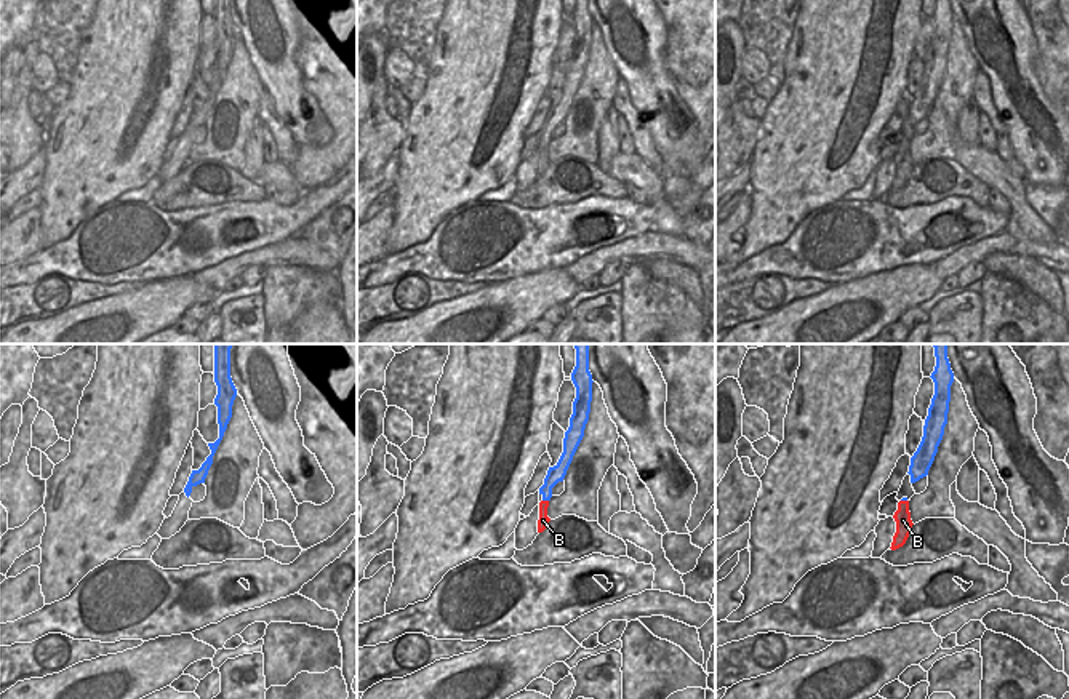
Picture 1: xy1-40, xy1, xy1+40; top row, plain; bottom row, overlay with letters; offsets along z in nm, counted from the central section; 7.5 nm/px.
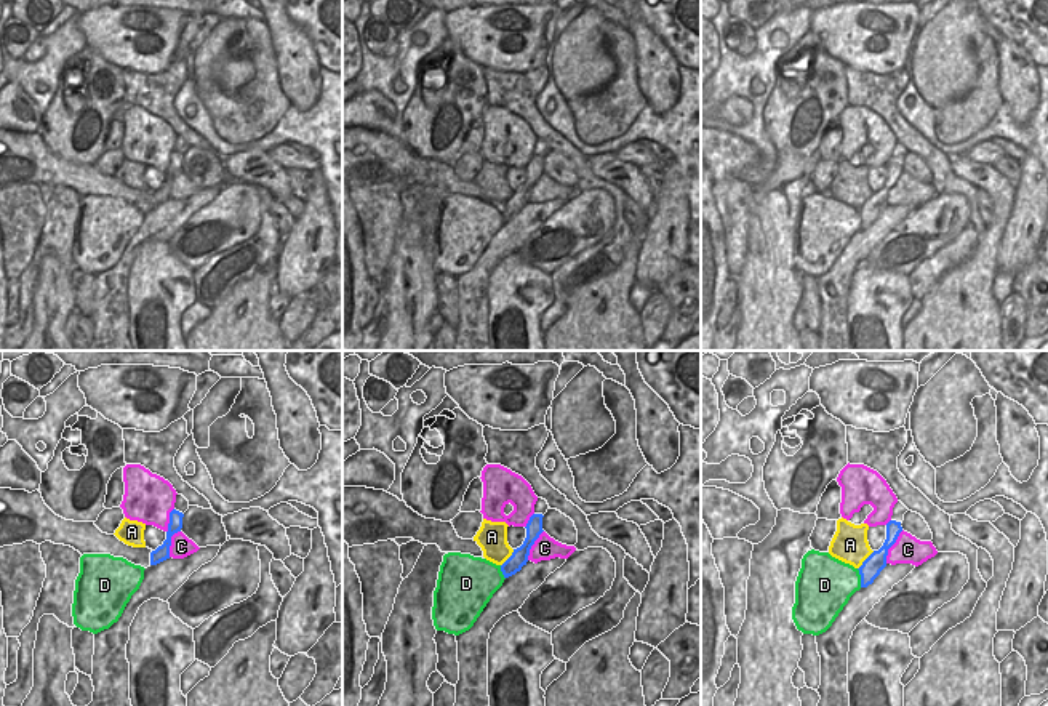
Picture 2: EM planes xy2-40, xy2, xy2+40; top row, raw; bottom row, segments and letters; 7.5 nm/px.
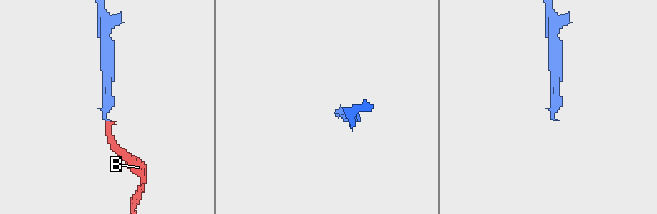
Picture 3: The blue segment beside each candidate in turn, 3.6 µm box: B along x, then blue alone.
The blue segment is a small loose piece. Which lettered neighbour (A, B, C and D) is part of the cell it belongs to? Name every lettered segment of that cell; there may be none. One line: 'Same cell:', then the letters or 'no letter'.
Same cell: no letter

